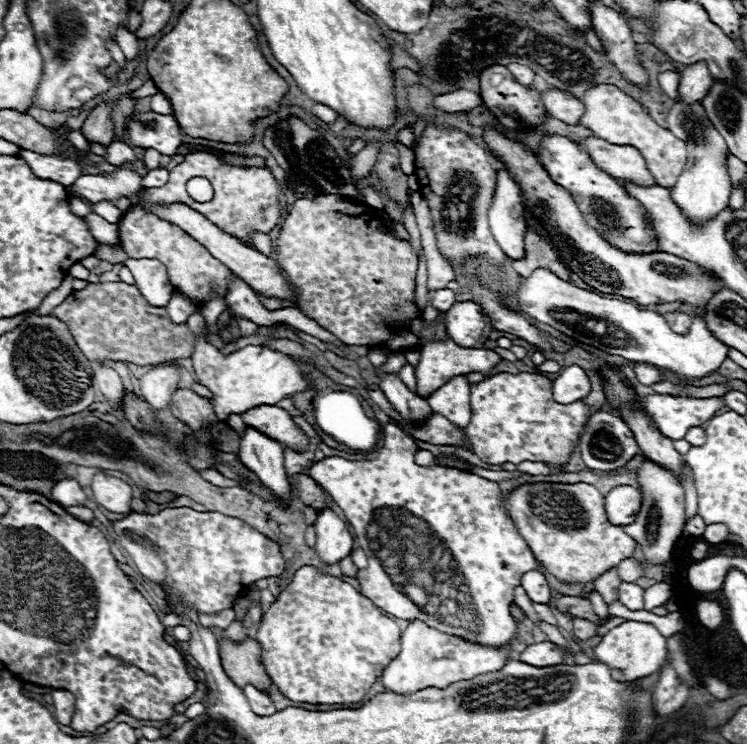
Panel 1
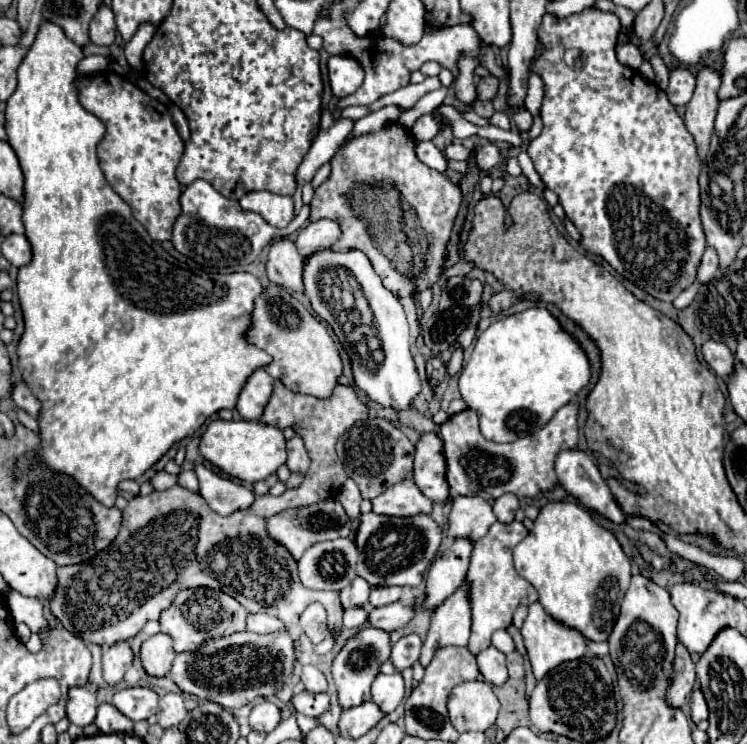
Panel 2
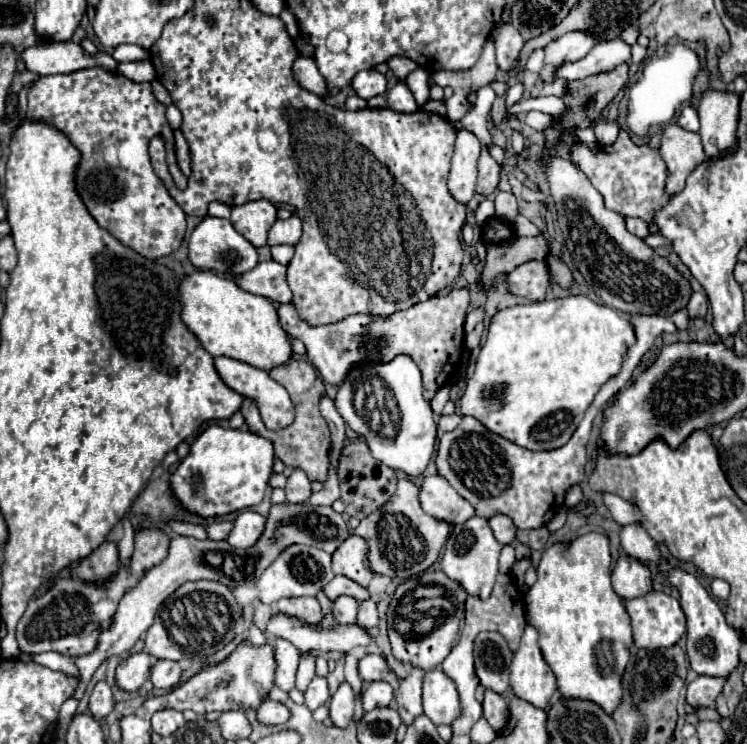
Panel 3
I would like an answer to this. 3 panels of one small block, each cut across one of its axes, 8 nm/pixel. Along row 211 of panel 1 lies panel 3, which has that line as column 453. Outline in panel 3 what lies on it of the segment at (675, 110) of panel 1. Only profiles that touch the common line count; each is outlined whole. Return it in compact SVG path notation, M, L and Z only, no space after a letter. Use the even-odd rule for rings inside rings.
M440 668L426 672L424 676L424 714L436 724L452 724L460 718L460 698L456 684Z

